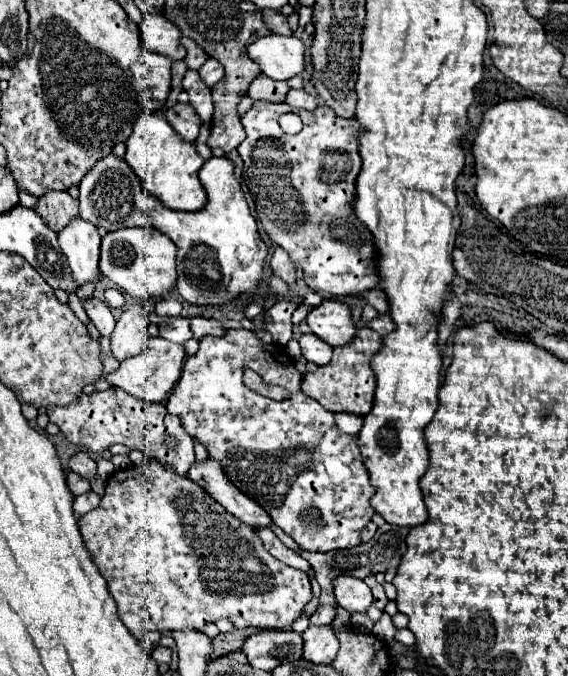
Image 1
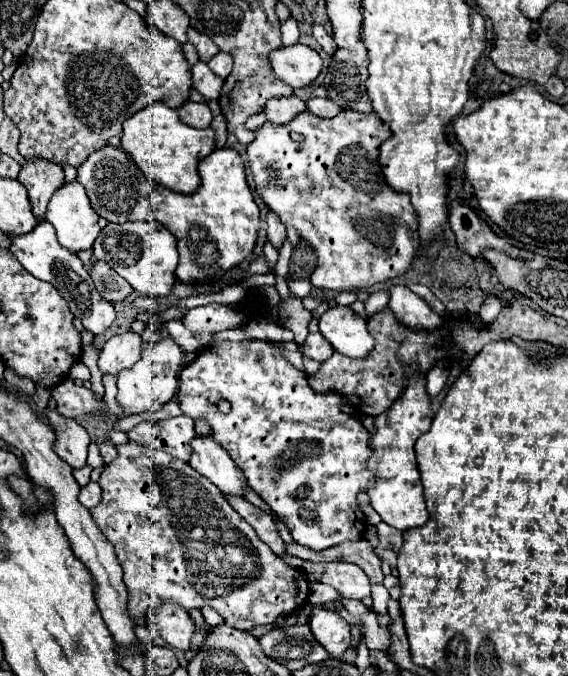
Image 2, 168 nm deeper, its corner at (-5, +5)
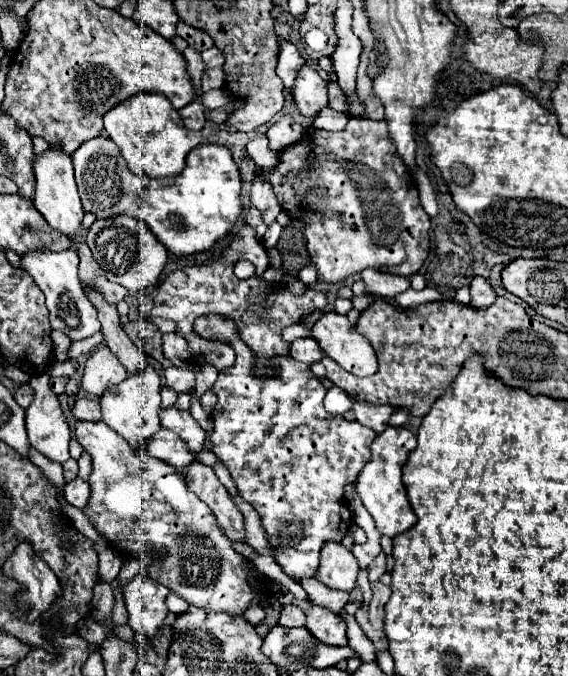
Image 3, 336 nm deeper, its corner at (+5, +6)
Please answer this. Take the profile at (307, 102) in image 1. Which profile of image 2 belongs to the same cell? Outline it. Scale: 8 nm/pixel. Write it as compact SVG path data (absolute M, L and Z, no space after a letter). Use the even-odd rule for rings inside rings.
M312 98L308 102L308 110L320 118L334 118L336 114L340 114L340 106L336 106L328 98Z

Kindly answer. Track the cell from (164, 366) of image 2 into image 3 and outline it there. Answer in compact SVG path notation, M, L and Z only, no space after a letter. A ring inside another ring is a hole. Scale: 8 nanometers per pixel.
M148 365L144 371L130 375L120 385L116 385L114 391L106 391L100 399L102 421L112 431L122 435L140 453L144 453L148 437L152 437L160 429L160 417L158 417L158 413L160 413L160 385L162 385L160 381L162 381L160 373L152 365Z

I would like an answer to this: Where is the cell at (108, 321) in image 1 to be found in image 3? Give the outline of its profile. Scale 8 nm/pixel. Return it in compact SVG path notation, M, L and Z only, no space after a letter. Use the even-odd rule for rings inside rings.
M34 249L34 251L20 255L20 269L26 271L46 295L46 307L50 309L52 329L66 333L74 341L86 339L94 335L96 331L100 331L96 309L80 285L76 267L78 267L78 253L74 249L60 251L60 253L52 253L48 249Z

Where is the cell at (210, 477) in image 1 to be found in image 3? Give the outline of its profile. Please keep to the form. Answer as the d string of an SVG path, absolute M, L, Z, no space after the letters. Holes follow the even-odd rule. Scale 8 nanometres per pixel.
M170 407L168 411L160 411L160 423L166 429L172 429L188 445L192 459L198 461L198 455L206 449L206 431L192 419L192 415L188 411L178 411L176 407Z

